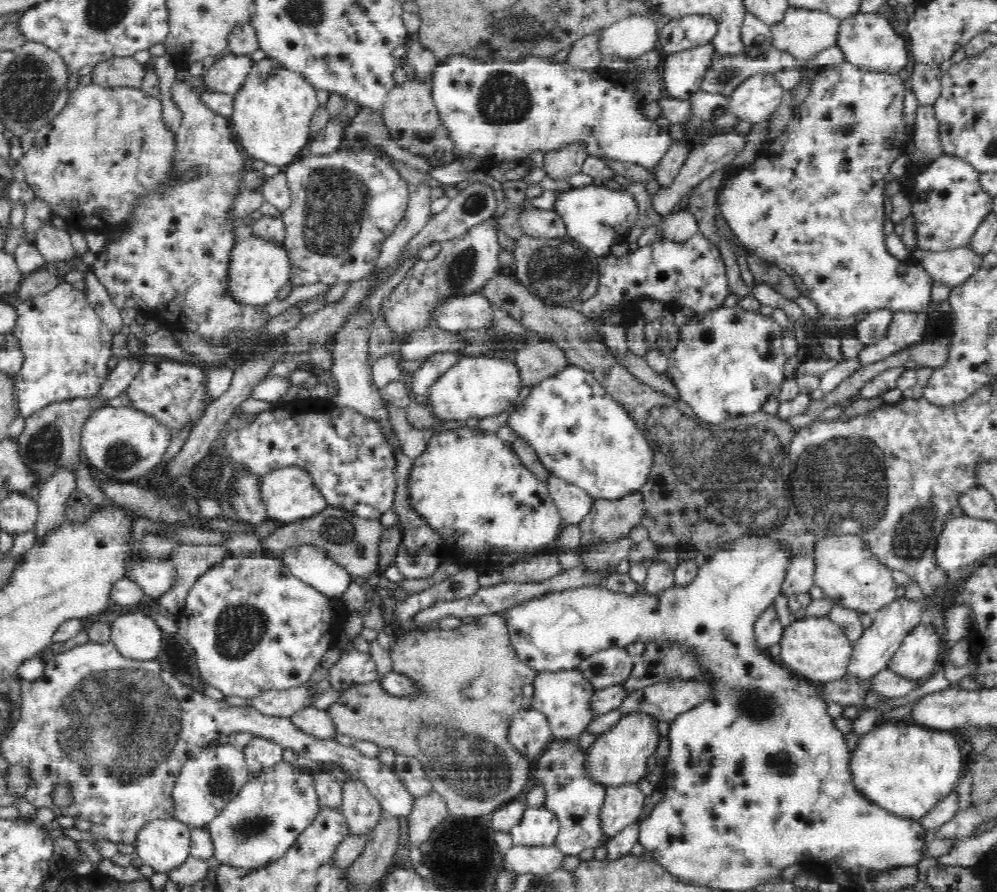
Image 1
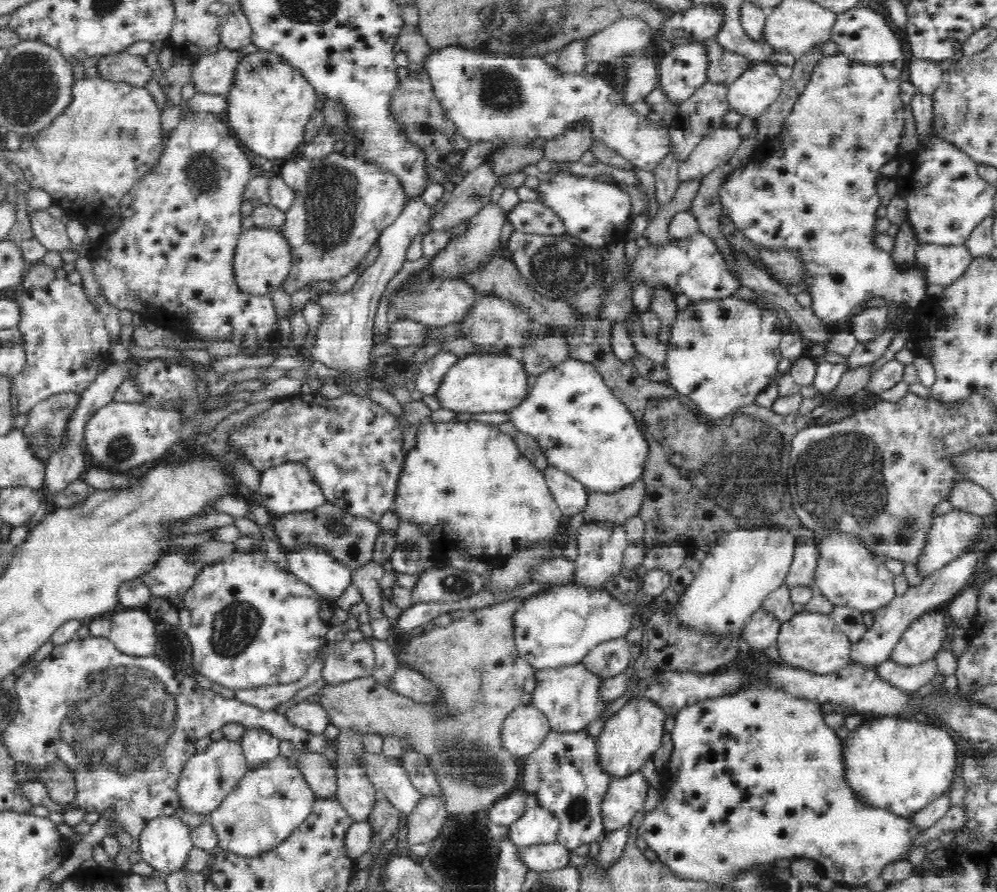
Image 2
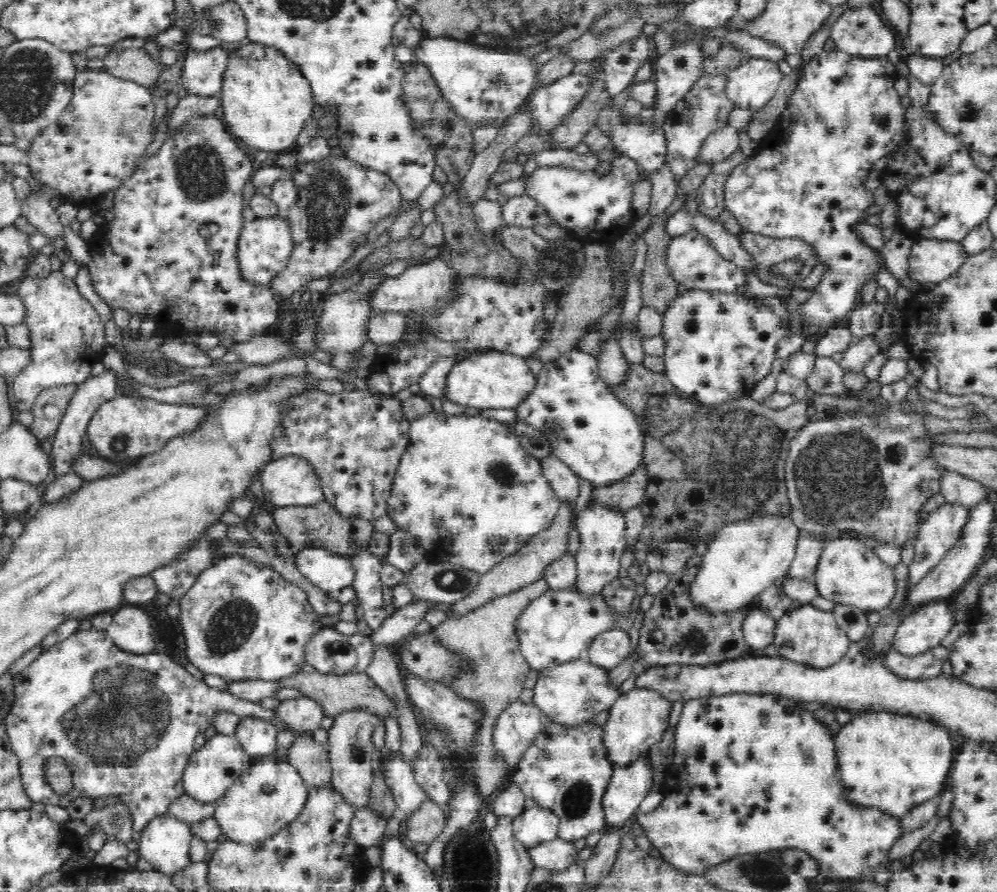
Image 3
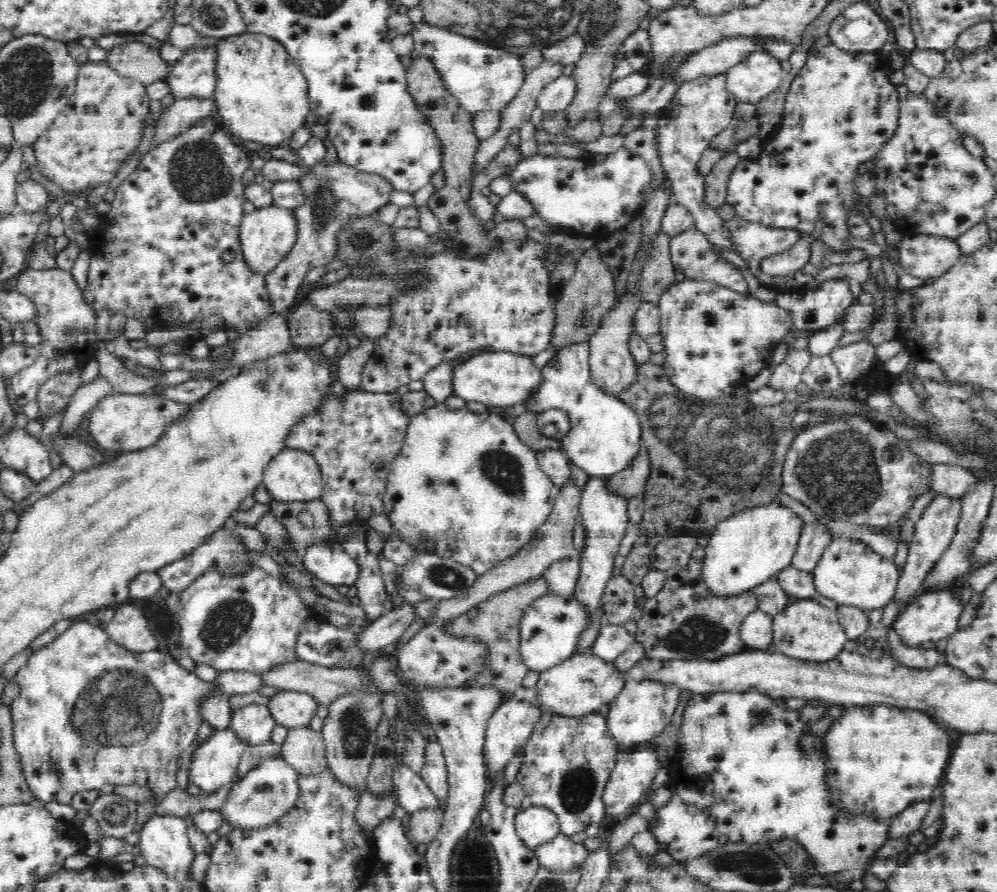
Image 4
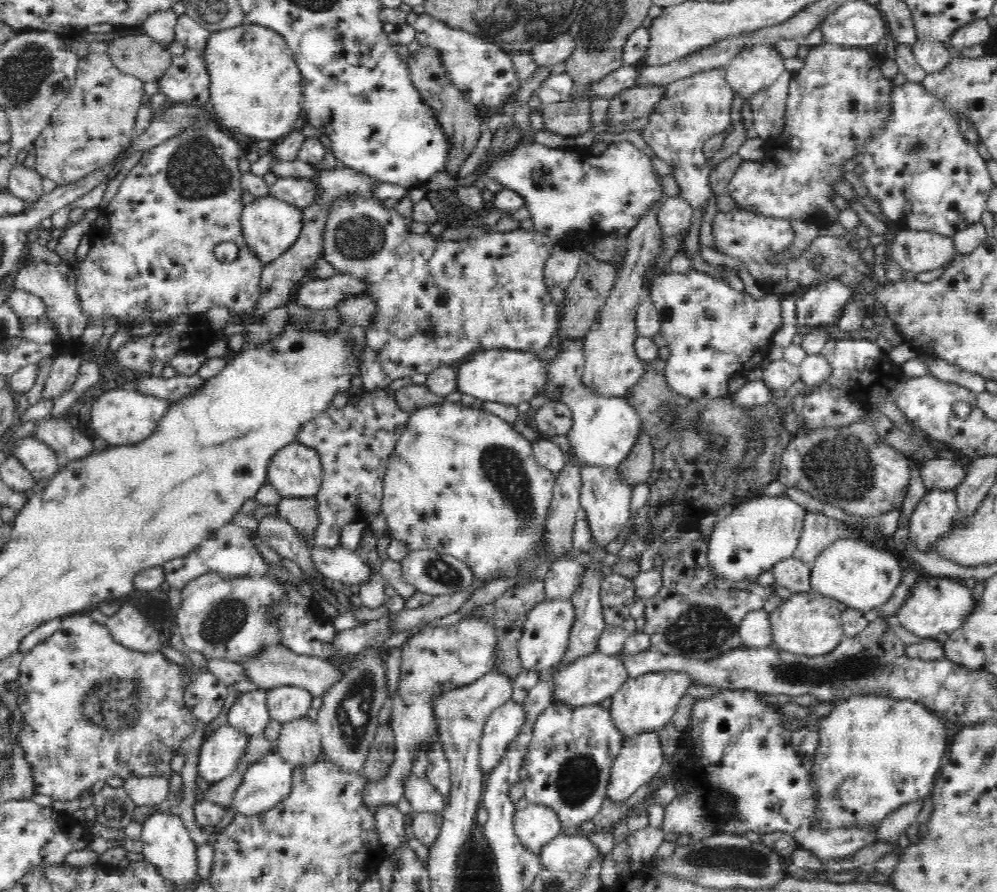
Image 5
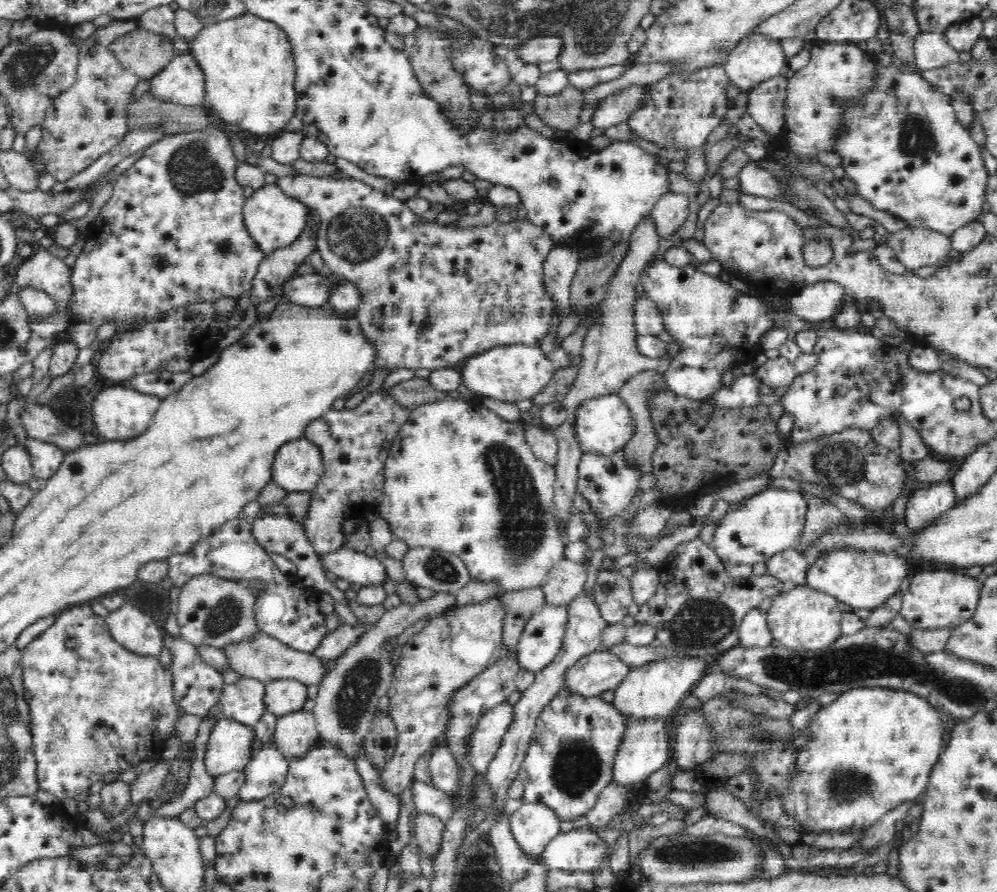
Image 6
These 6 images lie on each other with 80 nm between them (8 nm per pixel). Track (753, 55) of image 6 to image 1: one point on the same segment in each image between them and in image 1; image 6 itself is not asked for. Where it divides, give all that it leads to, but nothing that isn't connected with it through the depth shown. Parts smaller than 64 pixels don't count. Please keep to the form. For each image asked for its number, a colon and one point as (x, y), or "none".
1: (755, 100)
2: (757, 89)
3: (751, 86)
4: (753, 80)
5: (755, 70)

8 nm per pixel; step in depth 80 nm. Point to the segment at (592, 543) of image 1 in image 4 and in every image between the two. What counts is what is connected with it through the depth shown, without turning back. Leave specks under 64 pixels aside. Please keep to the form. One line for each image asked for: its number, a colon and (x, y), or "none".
2: (610, 511)
3: (620, 498)
4: (630, 483)

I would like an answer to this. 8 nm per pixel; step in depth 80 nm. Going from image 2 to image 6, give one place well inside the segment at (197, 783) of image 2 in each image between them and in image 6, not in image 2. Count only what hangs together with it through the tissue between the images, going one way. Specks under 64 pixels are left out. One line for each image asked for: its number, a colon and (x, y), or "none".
3: (211, 771)
4: (214, 764)
5: (220, 753)
6: (229, 749)

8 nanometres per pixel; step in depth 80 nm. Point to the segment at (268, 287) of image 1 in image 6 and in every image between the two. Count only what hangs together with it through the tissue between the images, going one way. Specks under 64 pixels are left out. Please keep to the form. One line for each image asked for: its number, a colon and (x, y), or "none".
2: (262, 262)
3: (265, 247)
4: (267, 236)
5: (269, 227)
6: (273, 221)

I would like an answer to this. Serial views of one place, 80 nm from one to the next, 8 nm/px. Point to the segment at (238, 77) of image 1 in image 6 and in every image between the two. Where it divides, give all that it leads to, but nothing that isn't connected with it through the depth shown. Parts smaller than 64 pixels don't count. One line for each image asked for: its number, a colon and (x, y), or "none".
2: (216, 74)
3: (204, 73)
4: (195, 75)
5: (188, 79)
6: (183, 81)

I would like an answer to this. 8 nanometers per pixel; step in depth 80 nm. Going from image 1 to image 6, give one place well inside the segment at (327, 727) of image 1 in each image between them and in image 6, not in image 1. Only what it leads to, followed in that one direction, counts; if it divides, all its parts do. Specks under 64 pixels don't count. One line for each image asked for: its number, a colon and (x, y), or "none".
2: (311, 717)
3: (305, 714)
4: (293, 710)
5: (286, 704)
6: (281, 697)

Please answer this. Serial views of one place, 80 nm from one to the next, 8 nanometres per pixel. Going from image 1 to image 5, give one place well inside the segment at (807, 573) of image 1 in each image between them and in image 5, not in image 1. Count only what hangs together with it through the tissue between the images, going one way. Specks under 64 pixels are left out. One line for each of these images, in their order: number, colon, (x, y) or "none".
2: (801, 573)
3: (808, 551)
4: (813, 541)
5: (818, 532)

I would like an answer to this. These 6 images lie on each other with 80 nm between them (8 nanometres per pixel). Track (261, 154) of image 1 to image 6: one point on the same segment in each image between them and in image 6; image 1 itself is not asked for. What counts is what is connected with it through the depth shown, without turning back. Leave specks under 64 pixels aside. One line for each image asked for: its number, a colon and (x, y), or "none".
2: (270, 106)
3: (266, 103)
4: (262, 96)
5: (257, 89)
6: (250, 72)

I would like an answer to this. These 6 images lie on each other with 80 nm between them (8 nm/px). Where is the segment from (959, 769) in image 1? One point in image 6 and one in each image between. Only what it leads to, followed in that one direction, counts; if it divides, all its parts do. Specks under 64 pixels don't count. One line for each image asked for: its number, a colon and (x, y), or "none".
2: (902, 766)
3: (892, 762)
4: (883, 760)
5: (875, 755)
6: (871, 750)

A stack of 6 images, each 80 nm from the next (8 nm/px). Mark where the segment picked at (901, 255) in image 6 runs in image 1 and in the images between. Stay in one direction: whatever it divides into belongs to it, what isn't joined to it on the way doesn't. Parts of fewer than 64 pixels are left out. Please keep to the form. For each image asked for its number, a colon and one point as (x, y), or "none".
1: (954, 268)
2: (943, 266)
3: (935, 262)
4: (924, 257)
5: (916, 252)

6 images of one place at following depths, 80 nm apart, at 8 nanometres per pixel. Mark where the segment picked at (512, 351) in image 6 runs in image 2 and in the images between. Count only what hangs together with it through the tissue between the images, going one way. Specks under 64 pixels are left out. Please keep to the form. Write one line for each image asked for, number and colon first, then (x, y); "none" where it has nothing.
2: (482, 383)
3: (494, 380)
4: (495, 378)
5: (508, 377)

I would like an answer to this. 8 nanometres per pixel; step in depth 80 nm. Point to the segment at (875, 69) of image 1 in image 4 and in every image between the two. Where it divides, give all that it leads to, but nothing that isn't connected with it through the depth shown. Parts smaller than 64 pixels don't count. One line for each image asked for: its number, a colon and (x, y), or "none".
2: (863, 35)
3: (860, 32)
4: (859, 29)

